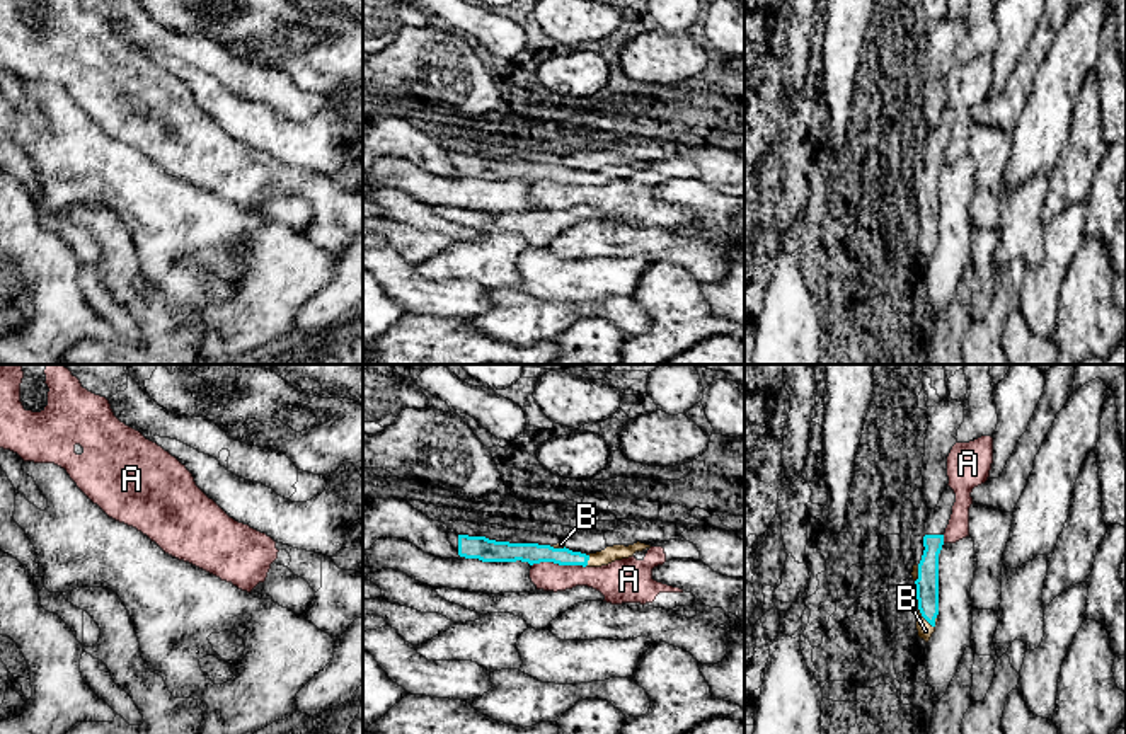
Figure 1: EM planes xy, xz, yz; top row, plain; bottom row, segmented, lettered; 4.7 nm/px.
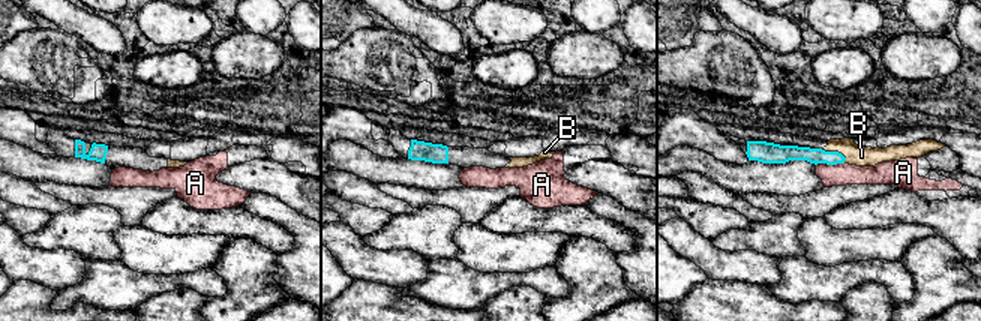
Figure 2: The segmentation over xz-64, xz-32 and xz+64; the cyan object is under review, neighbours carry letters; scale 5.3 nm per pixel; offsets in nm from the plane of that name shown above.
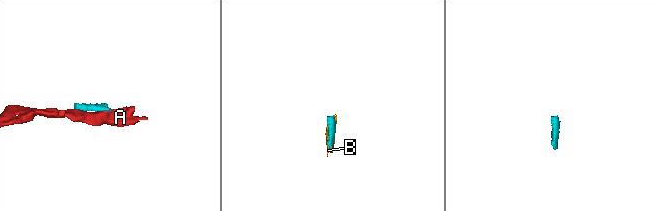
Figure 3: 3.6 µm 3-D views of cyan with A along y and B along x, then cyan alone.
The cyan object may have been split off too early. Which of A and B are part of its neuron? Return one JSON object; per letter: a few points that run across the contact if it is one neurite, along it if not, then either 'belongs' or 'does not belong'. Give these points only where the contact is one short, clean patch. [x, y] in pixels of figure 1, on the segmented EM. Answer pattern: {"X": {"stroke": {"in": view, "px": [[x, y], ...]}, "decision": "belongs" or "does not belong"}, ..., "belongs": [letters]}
{"A": {"stroke": {"in": "xz", "px": [[586, 564], [559, 566], [535, 562], [532, 566]]}, "decision": "does not belong"}, "B": {"decision": "belongs"}, "belongs": ["B"]}

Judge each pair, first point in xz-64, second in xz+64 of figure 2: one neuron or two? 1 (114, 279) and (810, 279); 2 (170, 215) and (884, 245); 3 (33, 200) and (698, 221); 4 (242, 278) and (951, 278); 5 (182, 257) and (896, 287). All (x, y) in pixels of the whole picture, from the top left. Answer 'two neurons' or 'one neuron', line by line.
1: one neuron
2: two neurons
3: two neurons
4: one neuron
5: two neurons

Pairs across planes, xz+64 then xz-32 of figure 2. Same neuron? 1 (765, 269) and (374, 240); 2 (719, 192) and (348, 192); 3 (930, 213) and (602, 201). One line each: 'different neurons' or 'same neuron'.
1: different neurons
2: same neuron
3: different neurons

